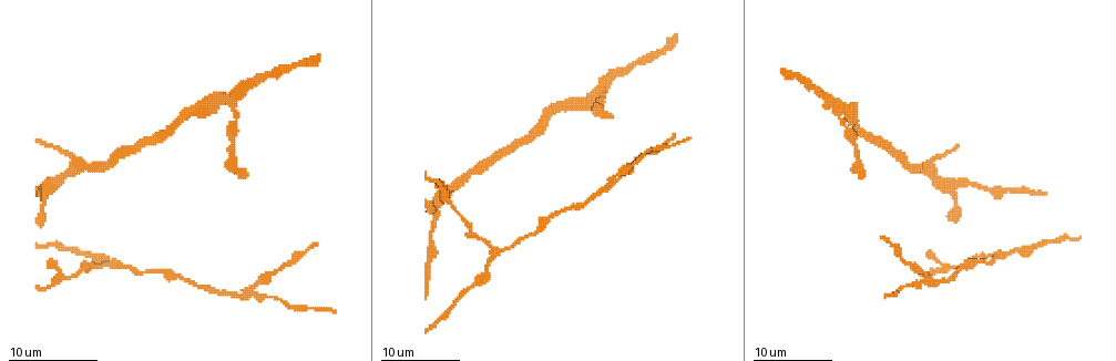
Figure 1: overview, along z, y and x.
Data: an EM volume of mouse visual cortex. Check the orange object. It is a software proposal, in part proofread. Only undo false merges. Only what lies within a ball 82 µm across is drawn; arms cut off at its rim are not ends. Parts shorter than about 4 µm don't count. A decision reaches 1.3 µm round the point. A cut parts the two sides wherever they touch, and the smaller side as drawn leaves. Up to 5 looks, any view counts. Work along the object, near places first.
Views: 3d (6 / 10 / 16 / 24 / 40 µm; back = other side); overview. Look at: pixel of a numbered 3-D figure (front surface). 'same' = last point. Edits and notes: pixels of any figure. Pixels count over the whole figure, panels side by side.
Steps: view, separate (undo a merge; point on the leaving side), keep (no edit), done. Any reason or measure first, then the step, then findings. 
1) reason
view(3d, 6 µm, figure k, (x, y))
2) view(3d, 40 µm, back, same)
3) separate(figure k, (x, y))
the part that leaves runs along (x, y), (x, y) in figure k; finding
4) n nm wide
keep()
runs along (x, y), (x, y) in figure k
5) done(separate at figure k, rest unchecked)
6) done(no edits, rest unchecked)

three-way junction
view(3d, 16 µm, figure 1, (615, 177))

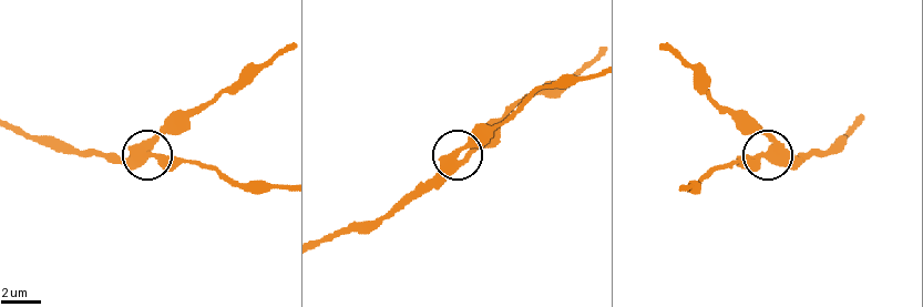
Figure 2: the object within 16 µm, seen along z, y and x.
view(3d, 16 µm, back, figure 2, (771, 154))

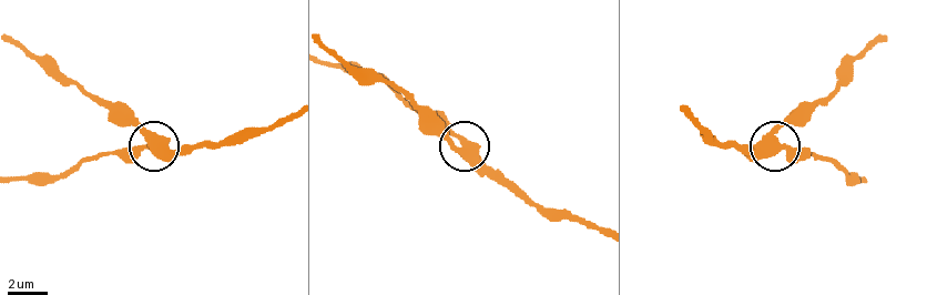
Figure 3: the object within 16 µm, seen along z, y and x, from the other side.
side arm 12 µm
keep()
runs along (601, 232), (541, 215), (477, 158), (447, 142), (428, 124) in figure 3; one cell here

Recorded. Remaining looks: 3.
view(3d, 6 µm, figure 1, (76, 161))

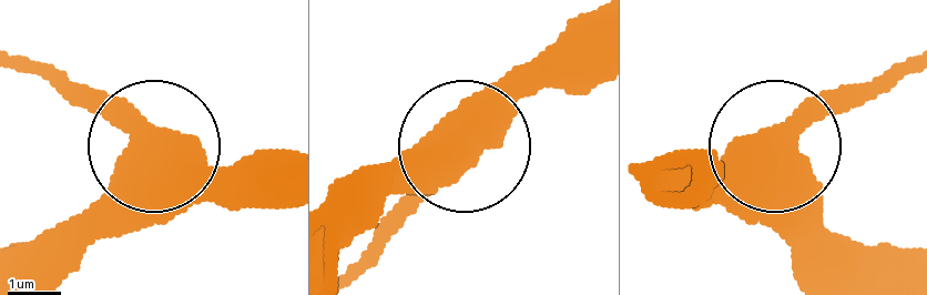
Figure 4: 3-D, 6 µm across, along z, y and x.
view(3d, 6 µm, back, figure 4, (154, 137))

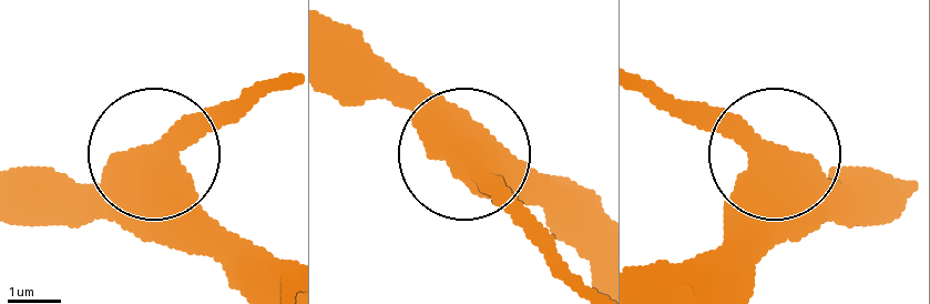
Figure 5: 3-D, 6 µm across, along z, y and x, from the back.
keep()
runs along (273, 291), (162, 162), (268, 83) in figure 5; one cell here

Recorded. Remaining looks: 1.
view(3d, 10 µm, figure 1, (957, 183))

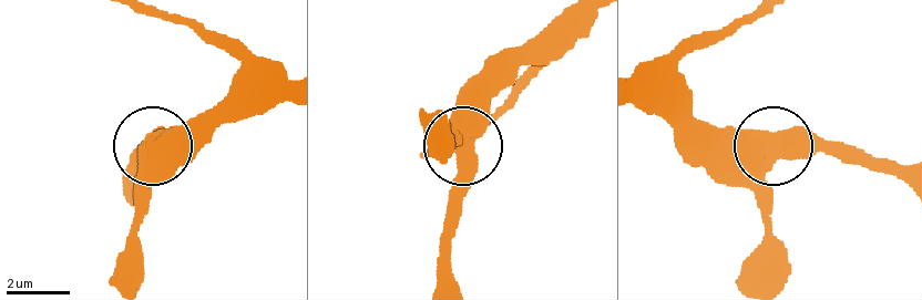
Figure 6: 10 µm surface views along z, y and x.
keep()
runs along (741, 279), (765, 231), (767, 152), (780, 144), (849, 144) in figure 6; all the same cell

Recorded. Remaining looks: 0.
done(no edits, rest unchecked)

